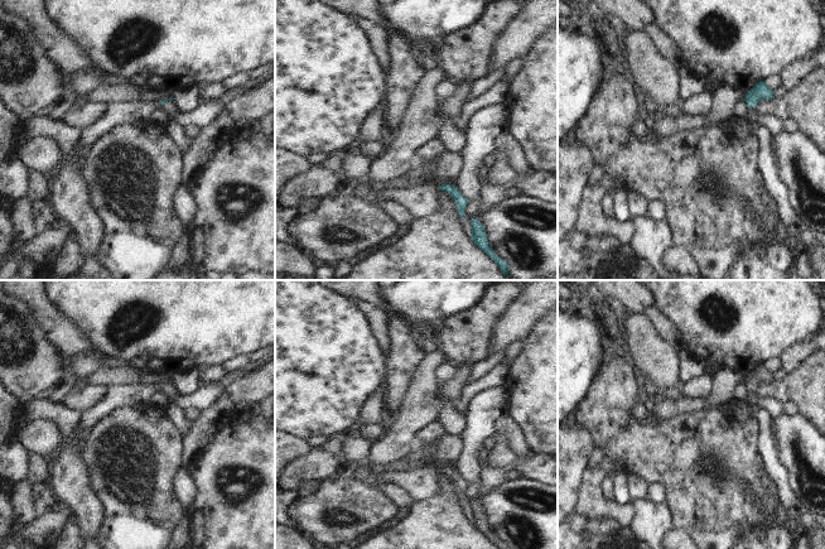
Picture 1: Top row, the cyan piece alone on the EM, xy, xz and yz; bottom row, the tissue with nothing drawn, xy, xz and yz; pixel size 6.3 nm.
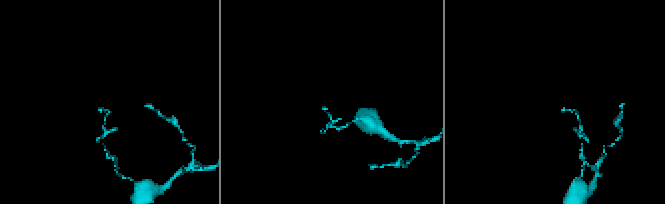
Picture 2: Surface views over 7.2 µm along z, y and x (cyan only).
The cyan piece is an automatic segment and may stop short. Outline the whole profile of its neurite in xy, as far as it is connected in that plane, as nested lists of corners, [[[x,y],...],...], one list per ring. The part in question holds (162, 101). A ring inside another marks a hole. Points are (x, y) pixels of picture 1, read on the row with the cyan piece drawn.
[[[173,97],[168,100],[159,100],[159,102],[160,107],[164,109],[172,117],[175,117],[177,115],[184,112],[173,102]]]

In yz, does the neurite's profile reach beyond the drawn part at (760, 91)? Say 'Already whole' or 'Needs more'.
Needs more.

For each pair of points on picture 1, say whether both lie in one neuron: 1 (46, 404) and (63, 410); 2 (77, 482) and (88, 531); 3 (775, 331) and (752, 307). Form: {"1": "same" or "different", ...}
{"1": "same", "2": "same", "3": "same"}

